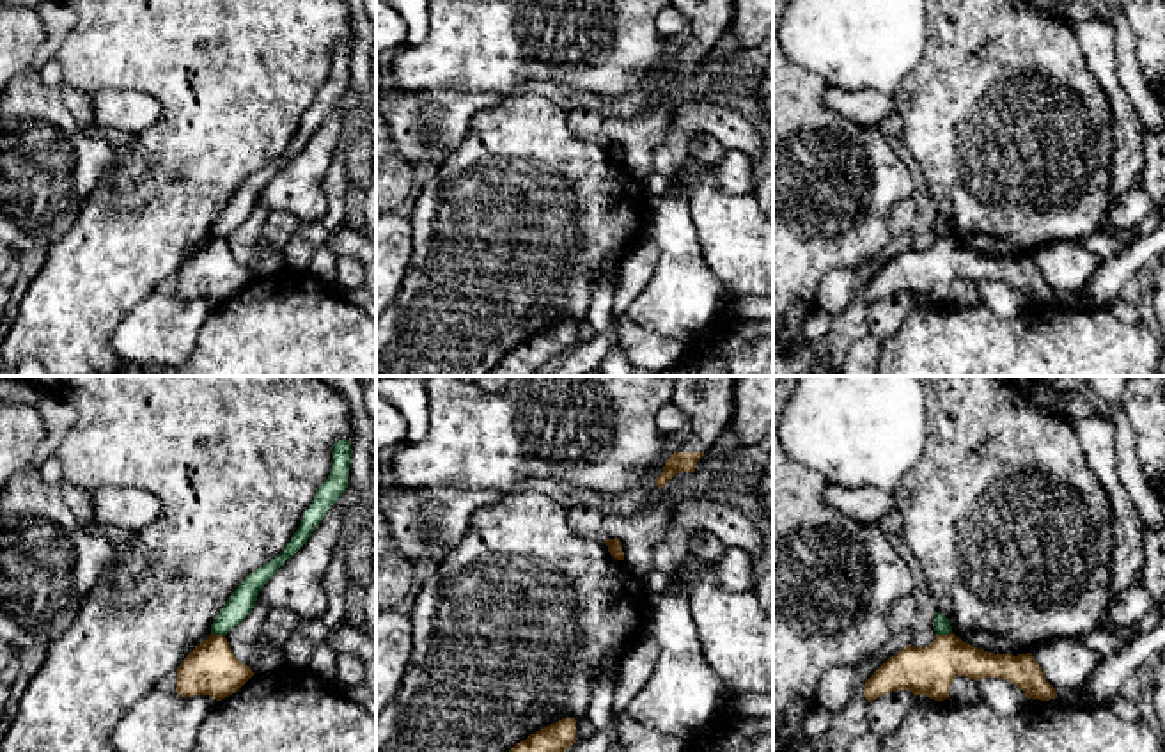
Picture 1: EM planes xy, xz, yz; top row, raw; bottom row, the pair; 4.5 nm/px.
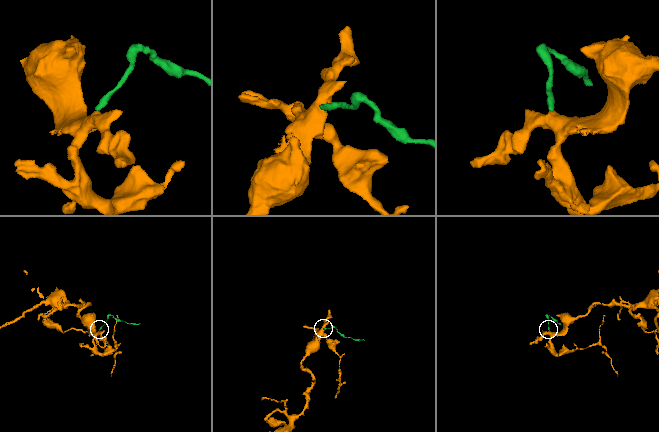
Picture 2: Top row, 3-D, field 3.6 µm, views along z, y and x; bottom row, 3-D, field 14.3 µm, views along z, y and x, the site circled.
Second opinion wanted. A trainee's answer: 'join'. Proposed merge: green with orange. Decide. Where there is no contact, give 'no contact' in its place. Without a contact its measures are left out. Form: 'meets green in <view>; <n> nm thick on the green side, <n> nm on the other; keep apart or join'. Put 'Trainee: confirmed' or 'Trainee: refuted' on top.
Trainee: refuted
meets green in yz; 80 nm thick on the green side, 220 nm on the other; keep apart

